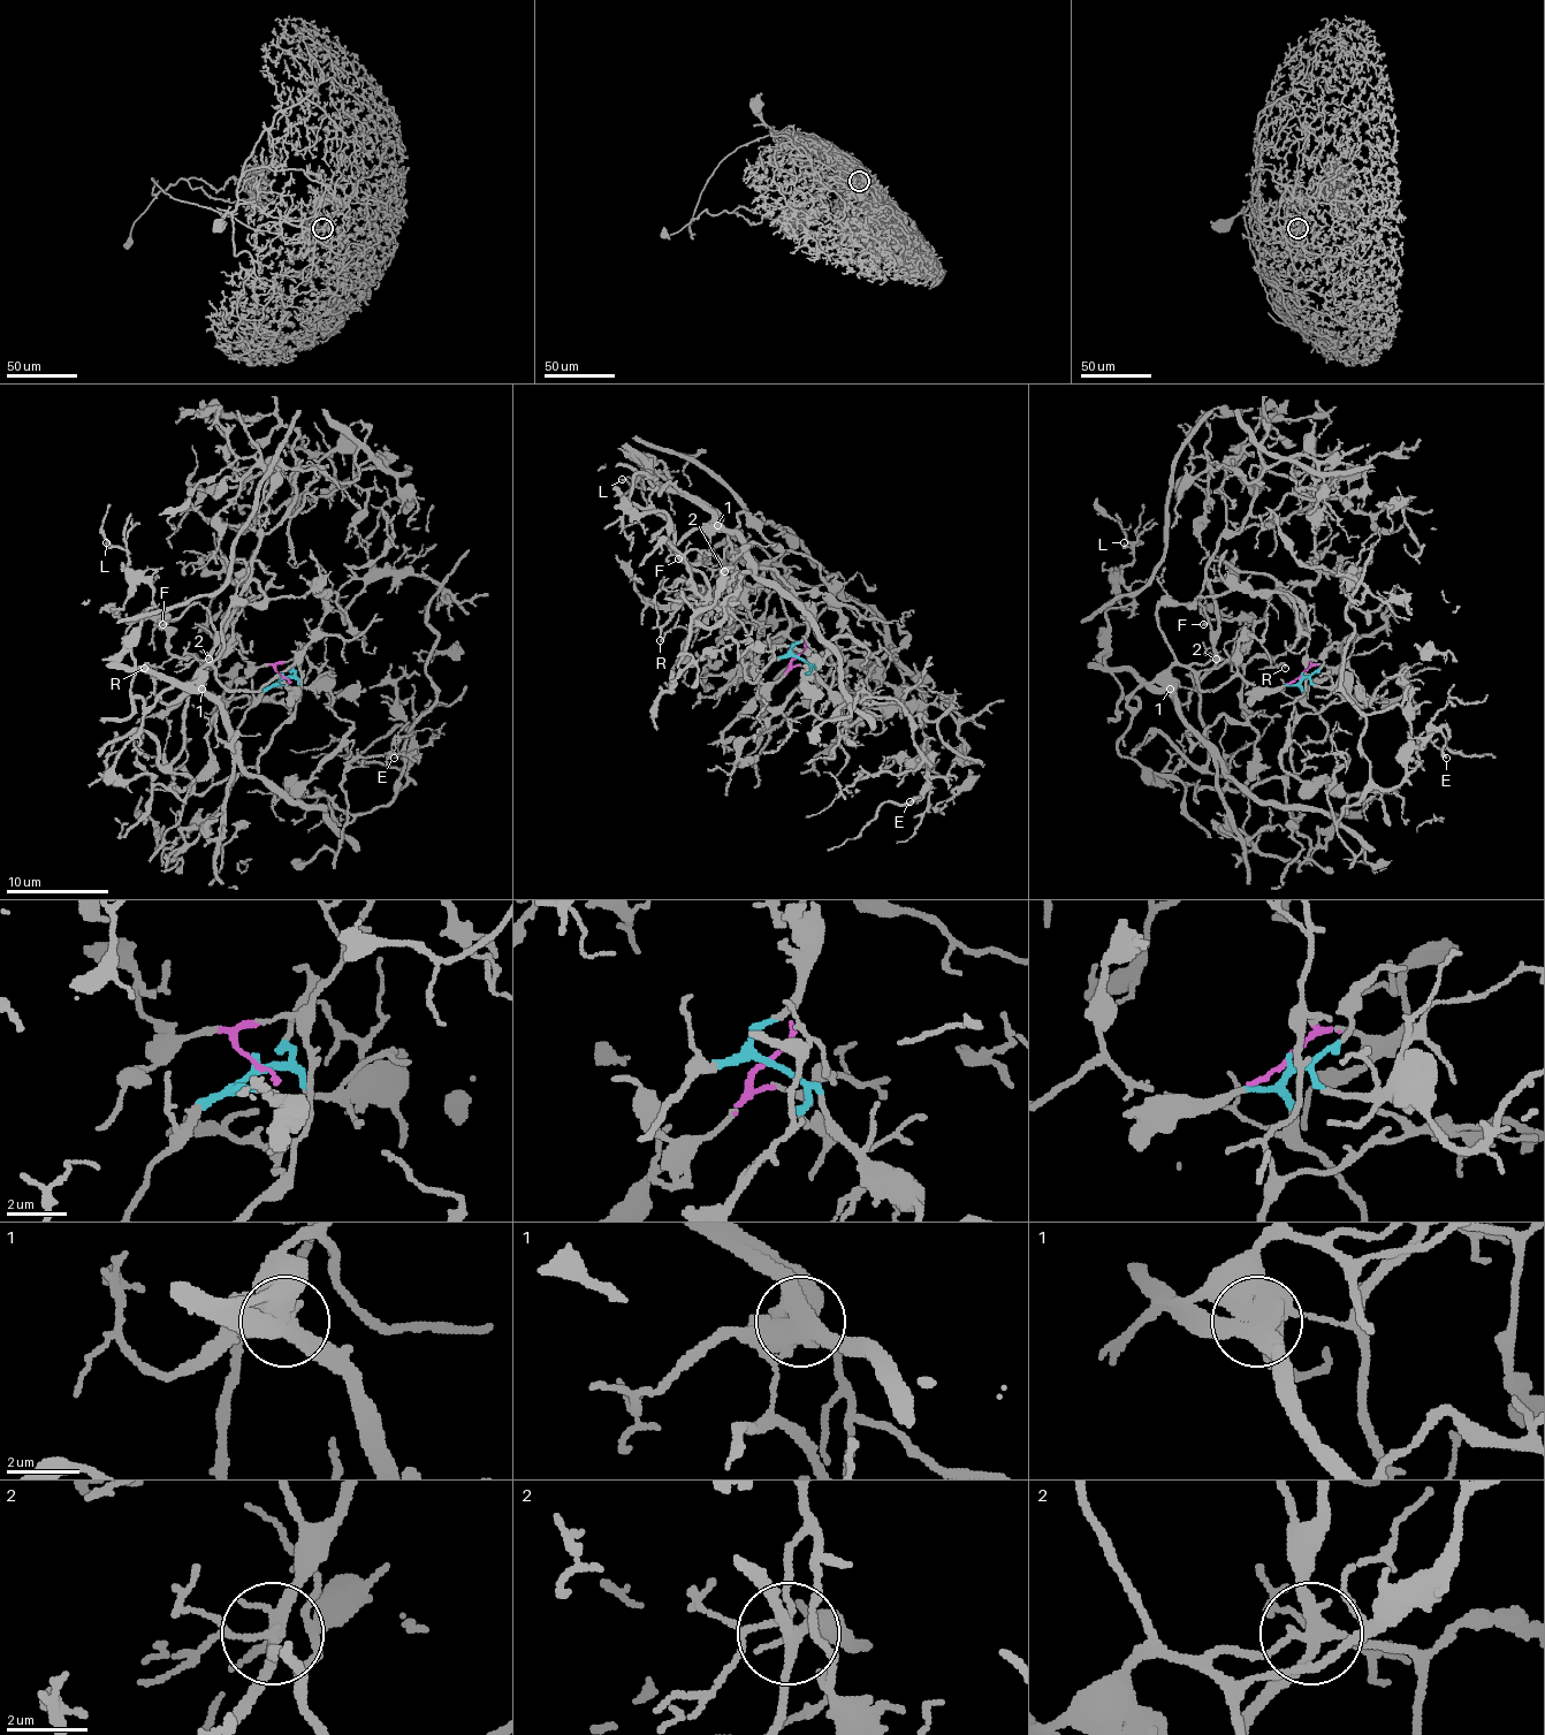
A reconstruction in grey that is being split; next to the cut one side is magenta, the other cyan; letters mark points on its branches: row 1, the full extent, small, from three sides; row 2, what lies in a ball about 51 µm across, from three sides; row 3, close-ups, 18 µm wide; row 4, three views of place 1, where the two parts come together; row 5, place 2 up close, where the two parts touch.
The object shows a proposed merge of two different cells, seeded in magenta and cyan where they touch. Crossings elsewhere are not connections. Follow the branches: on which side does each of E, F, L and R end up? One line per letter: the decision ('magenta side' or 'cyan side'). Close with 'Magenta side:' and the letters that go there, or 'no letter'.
E: cyan side
F: magenta side
L: cyan side
R: magenta side
Magenta side: F, R

